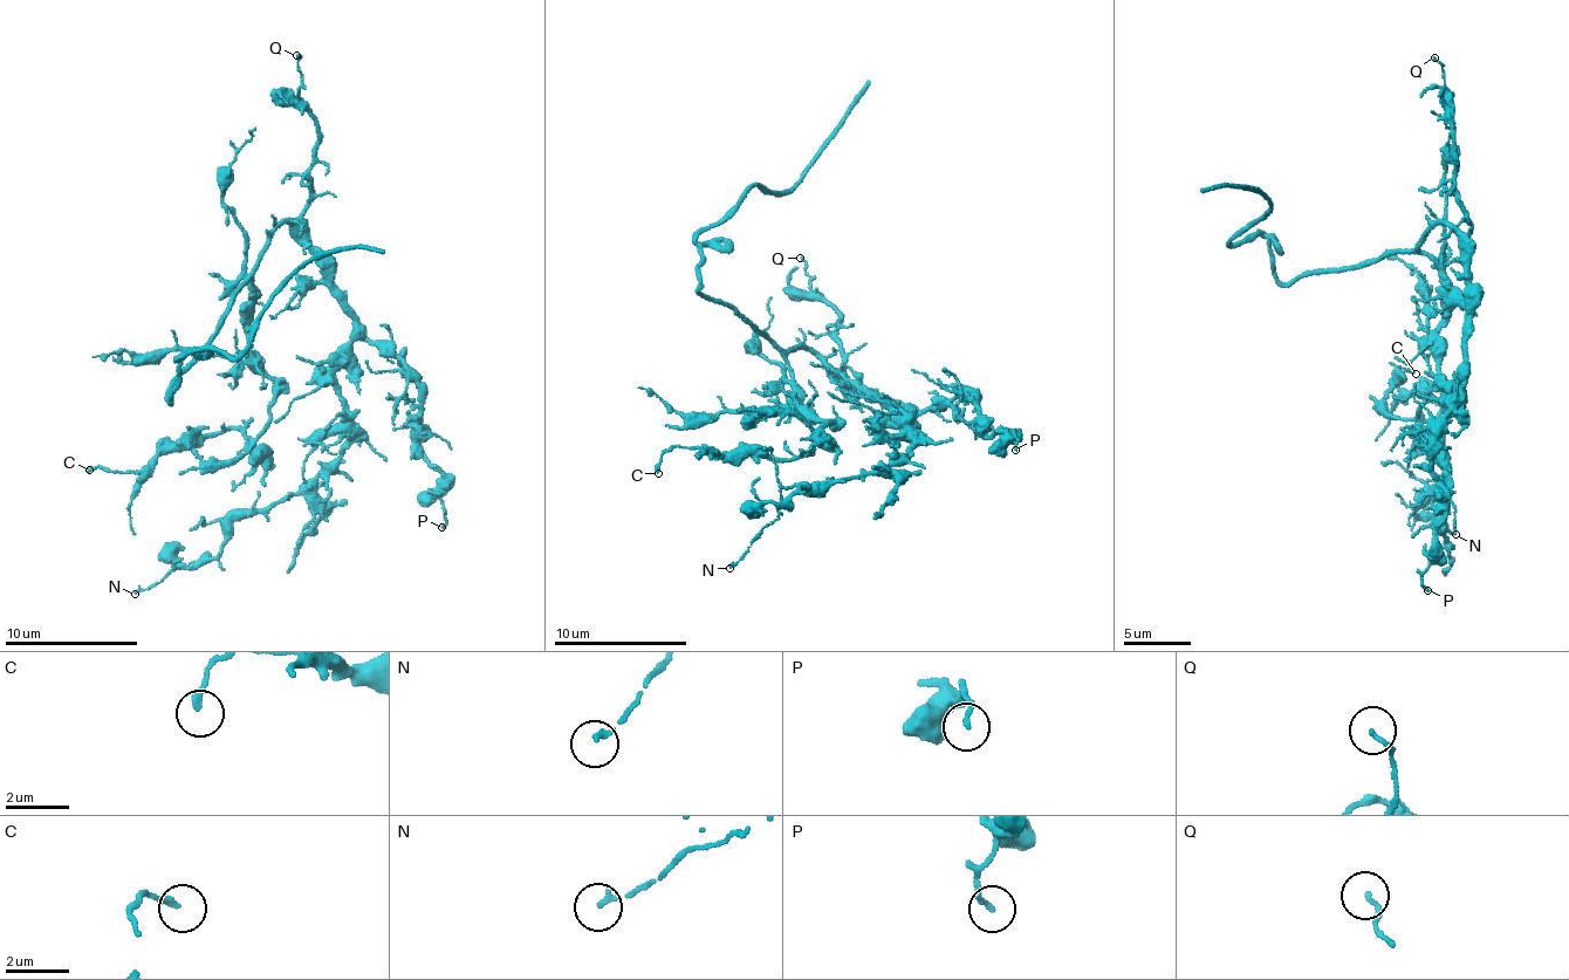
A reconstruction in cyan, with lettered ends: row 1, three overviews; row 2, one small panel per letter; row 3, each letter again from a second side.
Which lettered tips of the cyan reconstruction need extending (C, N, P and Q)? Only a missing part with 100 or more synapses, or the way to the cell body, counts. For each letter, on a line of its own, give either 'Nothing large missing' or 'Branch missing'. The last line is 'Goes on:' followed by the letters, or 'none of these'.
C: Nothing large missing
N: Nothing large missing
P: Nothing large missing
Q: Nothing large missing
Goes on: none of these

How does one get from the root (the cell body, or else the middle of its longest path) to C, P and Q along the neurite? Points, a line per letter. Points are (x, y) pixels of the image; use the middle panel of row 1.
C: (806, 349), (787, 357), (802, 413), (830, 425), (823, 424), (807, 453), (769, 459), (670, 447), (658, 473)
P: (806, 349), (830, 374), (915, 412), (972, 393), (985, 432), (1007, 427), (1012, 441), (1016, 436), (1015, 450)
Q: (806, 349), (834, 371), (842, 364), (834, 305), (819, 297), (810, 288), (810, 276), (800, 258)

